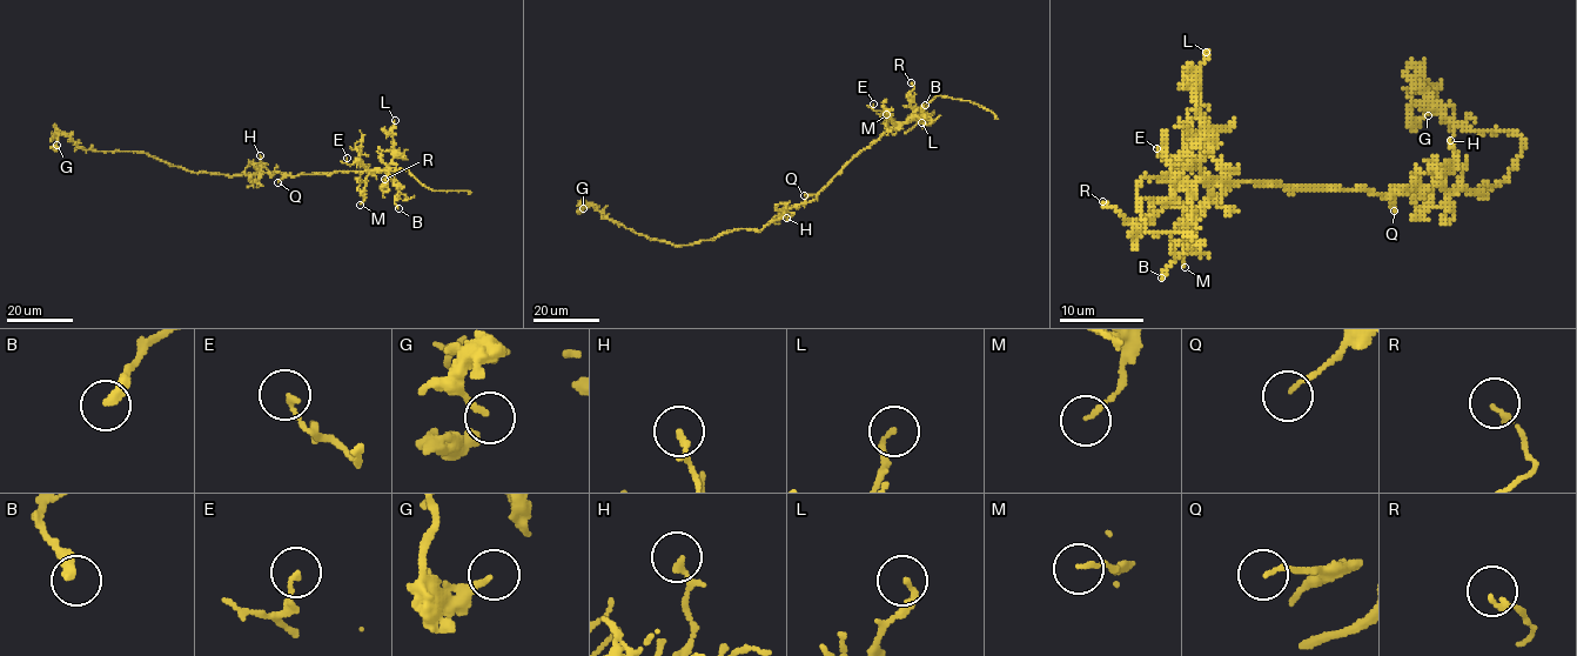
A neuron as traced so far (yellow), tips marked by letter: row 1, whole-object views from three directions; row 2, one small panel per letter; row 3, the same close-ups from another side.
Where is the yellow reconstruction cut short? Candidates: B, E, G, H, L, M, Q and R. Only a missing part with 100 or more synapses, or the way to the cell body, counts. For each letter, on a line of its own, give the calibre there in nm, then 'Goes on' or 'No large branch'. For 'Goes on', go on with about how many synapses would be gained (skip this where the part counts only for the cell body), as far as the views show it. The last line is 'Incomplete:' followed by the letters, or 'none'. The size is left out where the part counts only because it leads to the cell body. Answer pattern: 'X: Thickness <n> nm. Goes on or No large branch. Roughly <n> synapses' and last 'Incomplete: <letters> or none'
B: Thickness 360 nm. No large branch
E: Thickness 140 nm. No large branch
G: Thickness 160 nm. No large branch
H: Thickness 170 nm. No large branch
L: Thickness 140 nm. No large branch
M: Thickness 130 nm. No large branch
Q: Thickness 120 nm. No large branch
R: Thickness 160 nm. No large branch
Incomplete: none

